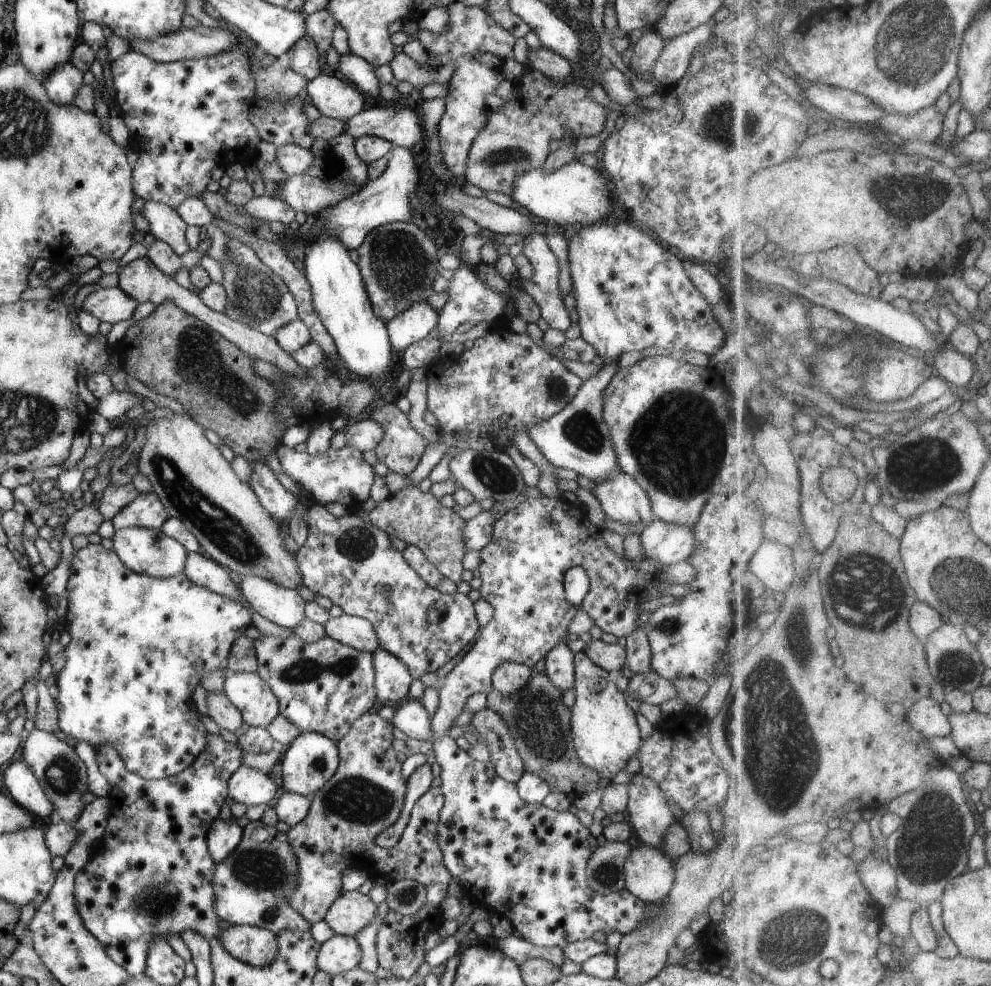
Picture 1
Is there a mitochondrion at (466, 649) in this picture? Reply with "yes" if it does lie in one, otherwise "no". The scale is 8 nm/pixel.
no

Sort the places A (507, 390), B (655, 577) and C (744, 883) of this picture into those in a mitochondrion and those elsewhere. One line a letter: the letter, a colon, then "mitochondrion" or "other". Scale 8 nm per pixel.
A: other
B: other
C: other

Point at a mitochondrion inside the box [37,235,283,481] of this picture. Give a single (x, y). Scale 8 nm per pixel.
(199, 361)

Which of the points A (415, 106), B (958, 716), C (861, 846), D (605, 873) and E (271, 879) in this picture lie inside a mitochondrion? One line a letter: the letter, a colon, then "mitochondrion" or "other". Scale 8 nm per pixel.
A: other
B: other
C: other
D: mitochondrion
E: mitochondrion

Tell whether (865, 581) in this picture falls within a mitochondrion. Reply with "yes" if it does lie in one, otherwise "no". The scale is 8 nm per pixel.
yes

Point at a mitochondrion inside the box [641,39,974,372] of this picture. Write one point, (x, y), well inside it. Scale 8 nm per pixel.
(905, 203)

